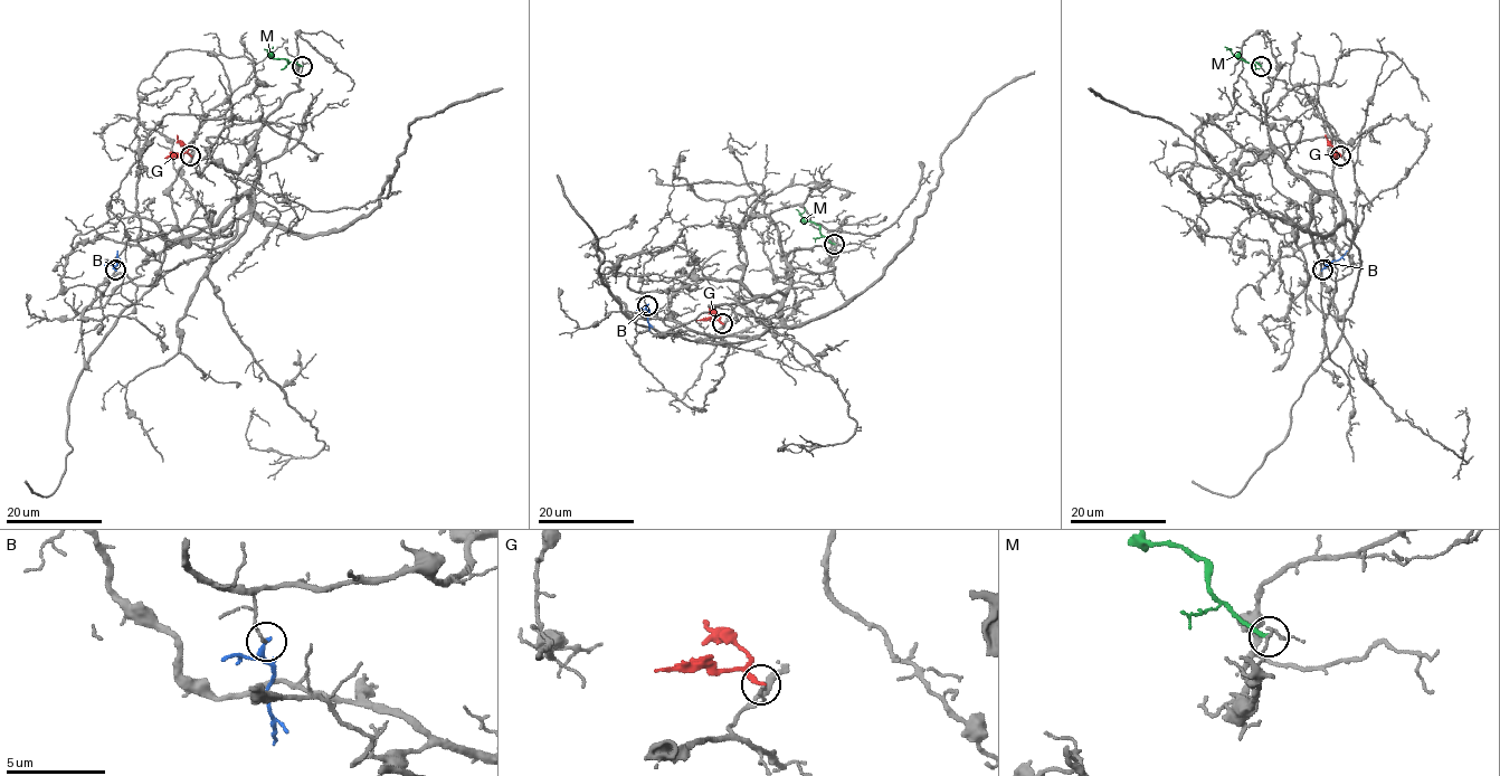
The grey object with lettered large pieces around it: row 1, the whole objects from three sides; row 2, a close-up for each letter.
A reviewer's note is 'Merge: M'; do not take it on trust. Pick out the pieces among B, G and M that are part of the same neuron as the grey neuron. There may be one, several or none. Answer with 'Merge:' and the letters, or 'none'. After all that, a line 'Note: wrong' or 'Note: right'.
Merge: none
Note: wrong

